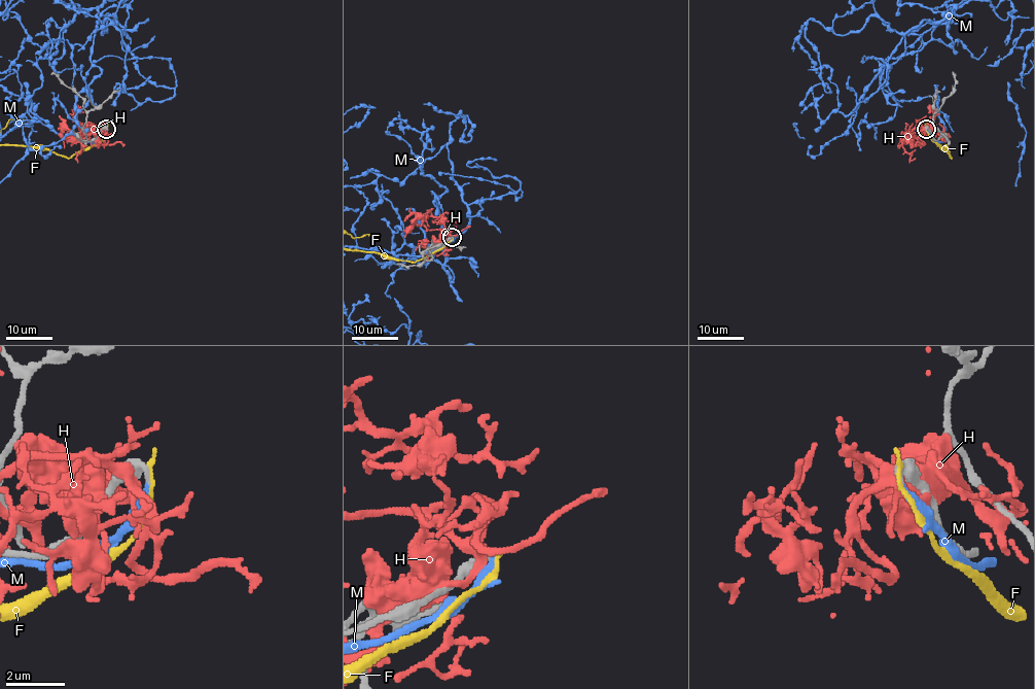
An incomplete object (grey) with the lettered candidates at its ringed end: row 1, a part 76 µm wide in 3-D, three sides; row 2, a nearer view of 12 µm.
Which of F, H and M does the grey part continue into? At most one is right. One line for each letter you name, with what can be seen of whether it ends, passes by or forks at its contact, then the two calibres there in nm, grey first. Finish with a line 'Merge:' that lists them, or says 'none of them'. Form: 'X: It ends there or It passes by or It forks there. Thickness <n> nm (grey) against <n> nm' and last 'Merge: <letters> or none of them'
M: It ends there. Thickness 300 nm (grey) against 280 nm
Merge: M

